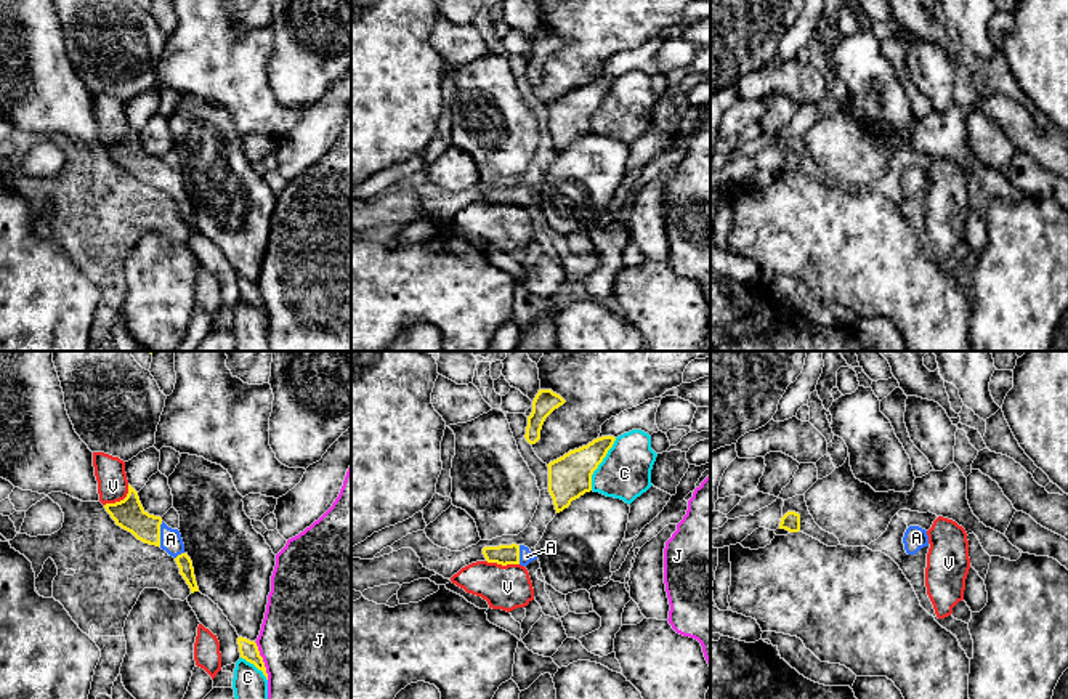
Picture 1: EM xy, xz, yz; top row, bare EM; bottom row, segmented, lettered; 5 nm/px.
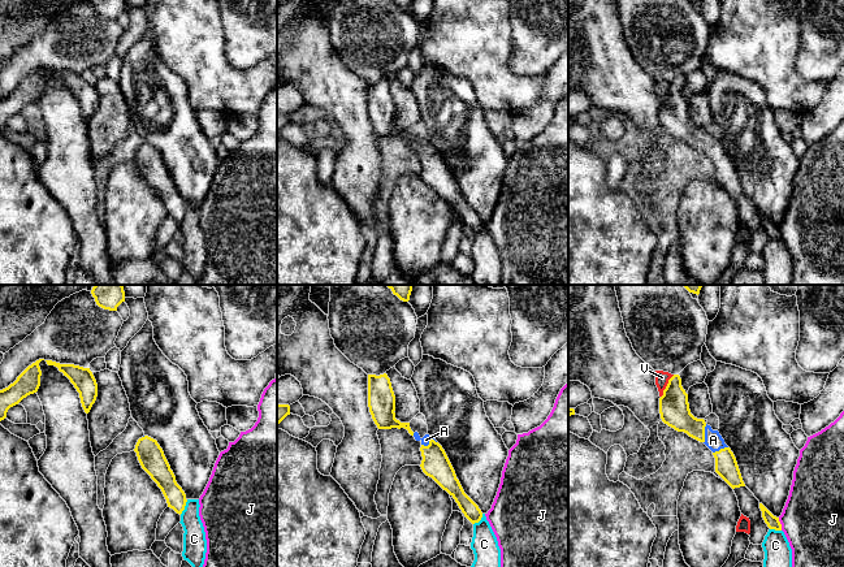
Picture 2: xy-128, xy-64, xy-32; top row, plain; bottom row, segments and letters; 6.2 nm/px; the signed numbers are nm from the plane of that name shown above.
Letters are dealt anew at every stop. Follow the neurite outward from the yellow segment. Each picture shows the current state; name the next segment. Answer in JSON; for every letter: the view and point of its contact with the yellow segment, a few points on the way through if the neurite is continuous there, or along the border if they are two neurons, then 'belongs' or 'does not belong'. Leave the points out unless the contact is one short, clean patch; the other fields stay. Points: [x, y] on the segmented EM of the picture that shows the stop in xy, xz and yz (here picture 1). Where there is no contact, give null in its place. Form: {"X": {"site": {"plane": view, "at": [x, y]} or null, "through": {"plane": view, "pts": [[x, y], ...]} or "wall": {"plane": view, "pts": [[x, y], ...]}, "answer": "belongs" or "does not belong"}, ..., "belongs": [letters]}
{"A": {"site": {"plane": "xy", "at": [159, 534]}, "through": {"plane": "xy", "pts": [[129, 513], [143, 526], [159, 534], [170, 539]]}, "answer": "belongs"}, "C": {"site": {"plane": "xz", "at": [600, 462]}, "answer": "does not belong"}, "J": {"site": {"plane": "xy", "at": [262, 661]}, "answer": "does not belong"}, "V": {"site": {"plane": "xy", "at": [121, 501]}, "answer": "does not belong"}, "belongs": ["A"]}

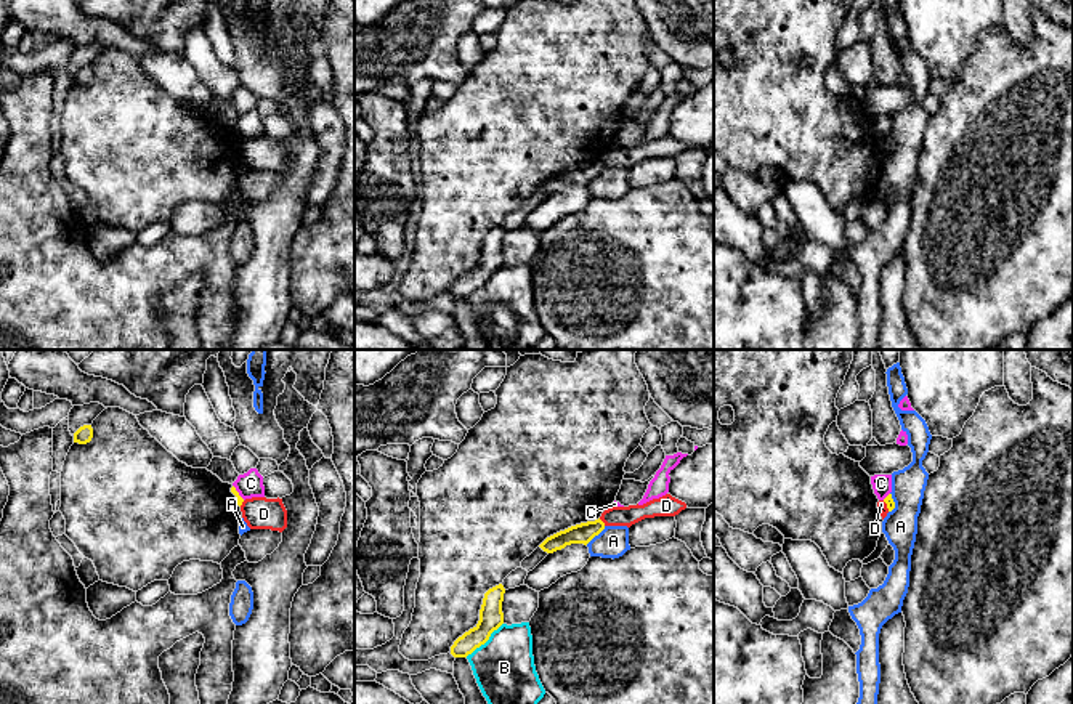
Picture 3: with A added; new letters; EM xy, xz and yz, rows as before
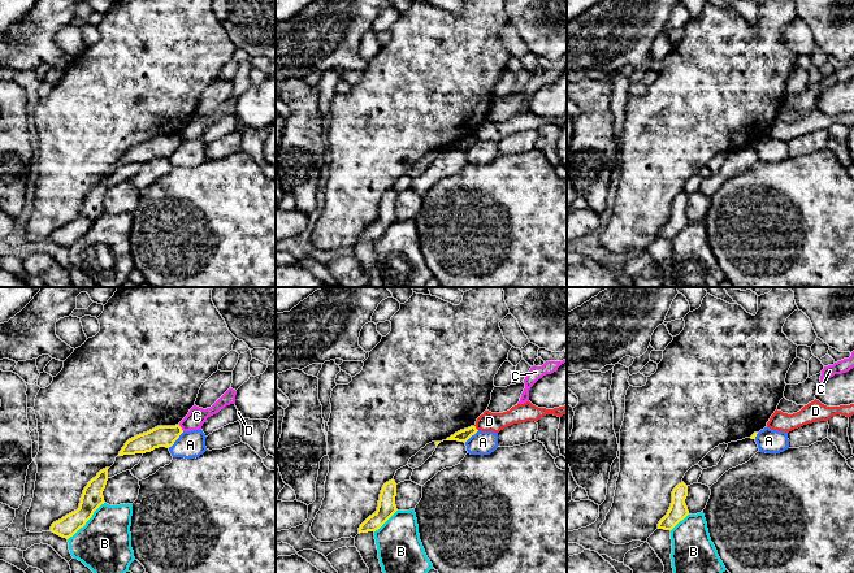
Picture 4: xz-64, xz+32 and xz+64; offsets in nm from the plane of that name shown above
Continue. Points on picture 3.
{"A": {"site": {"plane": "xz", "at": [595, 534]}, "answer": "does not belong"}, "B": {"site": {"plane": "xz", "at": [485, 642]}, "answer": "does not belong"}, "C": {"site": {"plane": "xy", "at": [238, 493]}, "wall": {"plane": "xy", "pts": [[233, 485], [244, 499]]}, "answer": "does not belong"}, "D": {"site": {"plane": "xz", "at": [602, 521]}, "wall": {"plane": "xz", "pts": [[599, 518], [605, 525]]}, "answer": "does not belong"}, "belongs": []}

